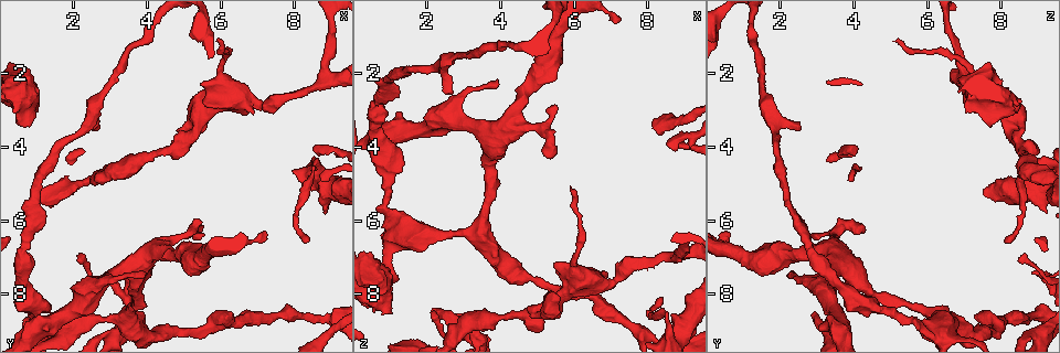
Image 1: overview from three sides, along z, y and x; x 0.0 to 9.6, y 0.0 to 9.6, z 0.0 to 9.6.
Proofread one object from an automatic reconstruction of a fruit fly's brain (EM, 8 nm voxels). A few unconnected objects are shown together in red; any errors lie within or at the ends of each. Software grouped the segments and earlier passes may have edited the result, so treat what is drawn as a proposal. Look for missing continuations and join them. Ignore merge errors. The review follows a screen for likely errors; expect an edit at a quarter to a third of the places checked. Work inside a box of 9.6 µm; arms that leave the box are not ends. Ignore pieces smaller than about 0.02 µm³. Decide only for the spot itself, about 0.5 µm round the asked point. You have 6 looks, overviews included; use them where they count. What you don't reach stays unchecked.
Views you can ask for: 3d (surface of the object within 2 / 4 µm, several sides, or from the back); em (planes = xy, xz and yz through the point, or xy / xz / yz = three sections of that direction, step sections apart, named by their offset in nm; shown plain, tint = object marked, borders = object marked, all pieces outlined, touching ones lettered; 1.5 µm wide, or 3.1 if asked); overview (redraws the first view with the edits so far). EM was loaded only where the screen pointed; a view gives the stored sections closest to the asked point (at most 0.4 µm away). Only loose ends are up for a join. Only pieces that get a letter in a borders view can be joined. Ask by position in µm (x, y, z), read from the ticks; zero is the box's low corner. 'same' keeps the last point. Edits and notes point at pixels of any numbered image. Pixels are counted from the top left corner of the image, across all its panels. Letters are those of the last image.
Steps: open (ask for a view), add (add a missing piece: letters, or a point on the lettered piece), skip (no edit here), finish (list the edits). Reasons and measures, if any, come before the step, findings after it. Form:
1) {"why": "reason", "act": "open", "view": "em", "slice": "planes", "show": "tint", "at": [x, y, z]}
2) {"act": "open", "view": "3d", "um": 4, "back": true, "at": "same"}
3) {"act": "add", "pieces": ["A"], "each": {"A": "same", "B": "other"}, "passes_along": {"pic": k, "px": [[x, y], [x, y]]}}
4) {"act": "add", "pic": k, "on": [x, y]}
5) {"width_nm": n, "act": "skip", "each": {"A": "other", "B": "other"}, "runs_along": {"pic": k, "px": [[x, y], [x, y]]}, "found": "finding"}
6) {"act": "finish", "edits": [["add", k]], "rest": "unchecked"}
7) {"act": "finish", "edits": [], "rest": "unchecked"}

{"why": "free end", "act": "open", "view": "3d", "um": 2, "at": [6.00, 1.15, 5.15]}

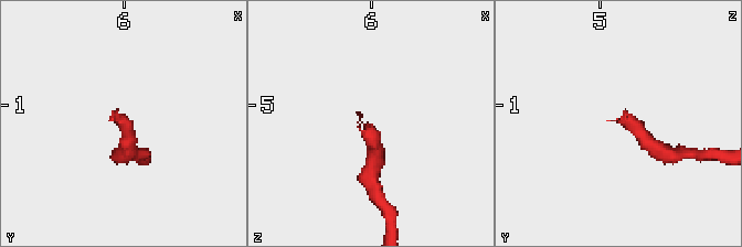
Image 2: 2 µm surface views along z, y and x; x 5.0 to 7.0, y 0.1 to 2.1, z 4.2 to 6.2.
{"act": "open", "view": "em", "slice": "planes", "show": "tint", "at": [5.94, 1.12, 5.12]}

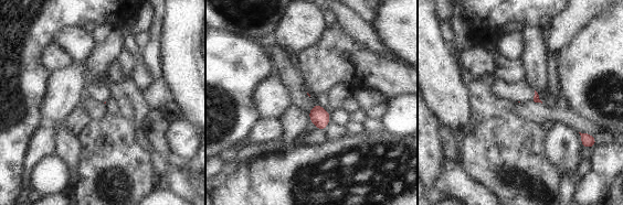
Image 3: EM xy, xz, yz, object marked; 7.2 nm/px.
{"why": "what lies round it", "act": "open", "view": "em", "slice": "planes", "show": "borders", "at": "same"}

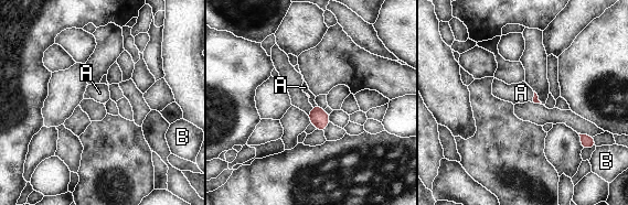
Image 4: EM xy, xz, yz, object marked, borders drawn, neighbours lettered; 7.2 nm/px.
{"act": "add", "pieces": ["A"], "each": {"A": "same", "B": "other"}, "passes_along": {"pic": 4, "px": [[318, 117], [316, 106], [305, 87]]}, "found": "it goes on there"}

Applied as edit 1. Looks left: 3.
{"why": "free end", "act": "open", "view": "3d", "um": 2, "at": [2.60, 3.50, 2.55]}

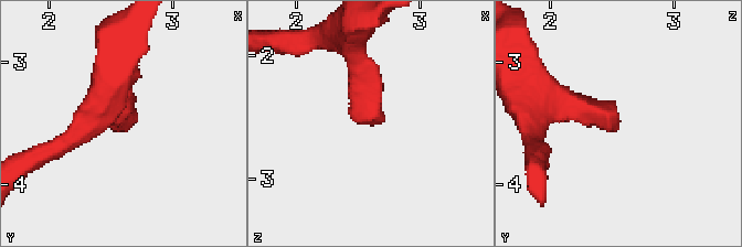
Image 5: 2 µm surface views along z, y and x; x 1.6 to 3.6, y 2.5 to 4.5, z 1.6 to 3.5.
{"act": "open", "view": "em", "slice": "planes", "show": "borders", "at": [2.66, 3.52, 2.58]}

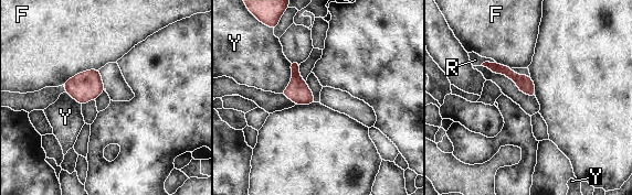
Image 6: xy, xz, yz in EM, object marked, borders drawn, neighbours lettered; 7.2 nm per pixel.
{"width_nm": 120, "act": "skip", "each": {"F": "other", "R": "other", "Y": "other"}, "runs_along": {"pic": 6, "px": [[490, 65], [505, 69], [533, 93]]}, "found": "none of them fits"}

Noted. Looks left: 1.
{"act": "finish", "edits": [["add", 4]], "rest": "unchecked"}

